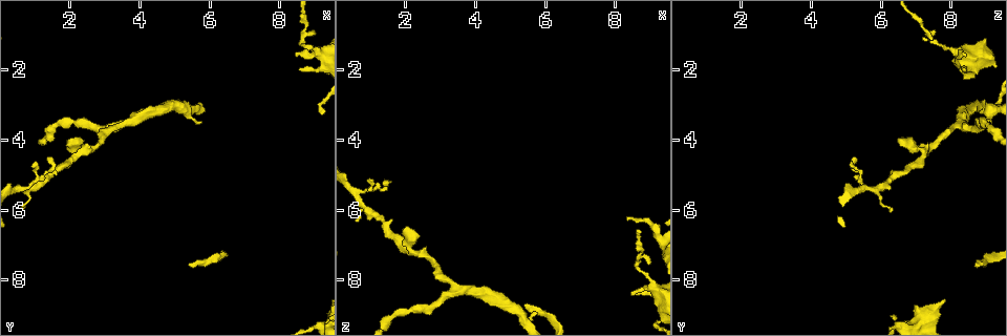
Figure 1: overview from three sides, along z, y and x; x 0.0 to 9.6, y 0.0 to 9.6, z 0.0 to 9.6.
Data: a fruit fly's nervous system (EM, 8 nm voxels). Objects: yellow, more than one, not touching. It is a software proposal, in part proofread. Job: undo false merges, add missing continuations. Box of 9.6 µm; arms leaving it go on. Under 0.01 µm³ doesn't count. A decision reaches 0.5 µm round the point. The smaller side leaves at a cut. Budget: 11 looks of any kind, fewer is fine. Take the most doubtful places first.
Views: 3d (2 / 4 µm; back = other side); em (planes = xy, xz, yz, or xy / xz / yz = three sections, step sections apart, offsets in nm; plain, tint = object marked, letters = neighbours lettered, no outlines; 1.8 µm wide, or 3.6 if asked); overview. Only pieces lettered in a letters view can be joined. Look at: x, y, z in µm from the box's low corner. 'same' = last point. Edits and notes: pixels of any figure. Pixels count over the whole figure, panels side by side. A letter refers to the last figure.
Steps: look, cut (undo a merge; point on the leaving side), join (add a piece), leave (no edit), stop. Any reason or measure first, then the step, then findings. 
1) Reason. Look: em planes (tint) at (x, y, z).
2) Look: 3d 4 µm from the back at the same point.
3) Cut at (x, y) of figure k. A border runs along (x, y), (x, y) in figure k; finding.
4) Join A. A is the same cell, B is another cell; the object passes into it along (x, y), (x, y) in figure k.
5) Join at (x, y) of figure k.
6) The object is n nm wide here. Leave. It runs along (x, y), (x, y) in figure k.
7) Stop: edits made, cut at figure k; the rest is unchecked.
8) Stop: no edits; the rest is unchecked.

Branch stops here. Look: 3d 4 µm from the back at (5.50, 7.60, 8.65).

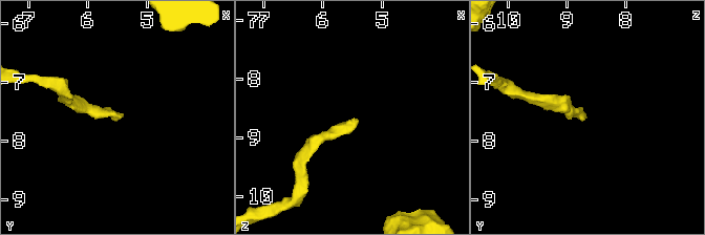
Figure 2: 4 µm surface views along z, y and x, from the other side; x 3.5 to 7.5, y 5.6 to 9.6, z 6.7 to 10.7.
Shape alone is not enough. Look: em planes (letters) at (5.45, 7.55, 8.65).

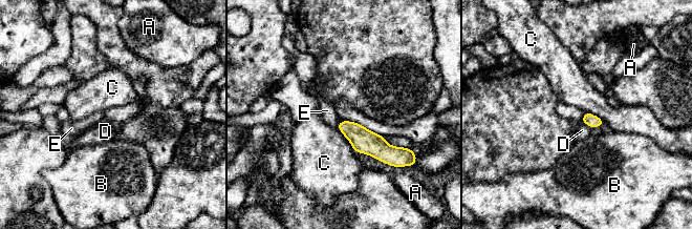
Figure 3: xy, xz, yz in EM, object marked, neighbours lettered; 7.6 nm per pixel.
The object is 100 nm wide here. Join at (582, 130) of figure 3. D is the same cell, A, B, C and E are other cells; the neuron continues.

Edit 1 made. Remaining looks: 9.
Thick turns thin. Look: 3d 4 µm from the back at (2.20, 4.45, 7.25).

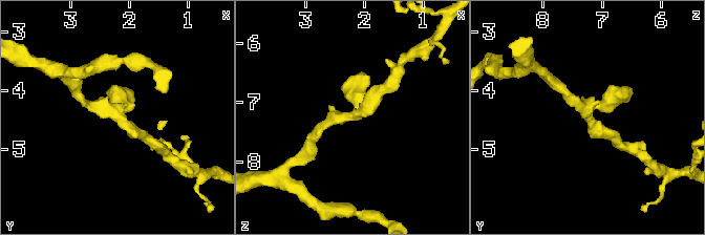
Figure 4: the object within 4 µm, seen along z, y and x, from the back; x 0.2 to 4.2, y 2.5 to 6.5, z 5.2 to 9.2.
Now the EM. Look: em xy step 8 (tint) at (2.25, 4.40, 7.25).

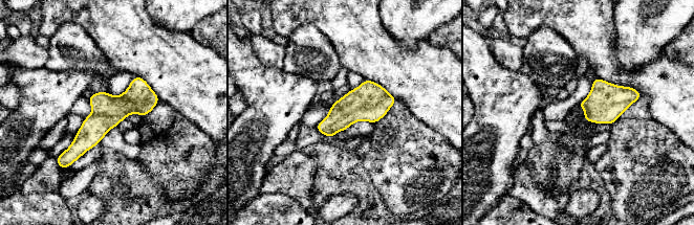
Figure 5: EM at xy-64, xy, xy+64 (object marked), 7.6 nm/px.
Look: em yz step 4 (letters) at the same point.

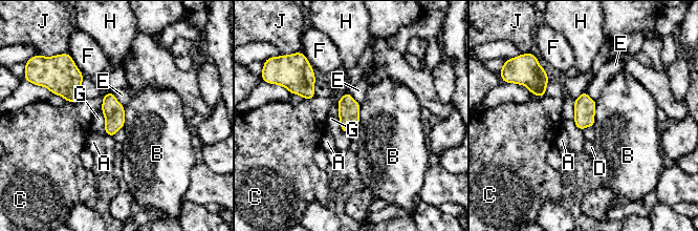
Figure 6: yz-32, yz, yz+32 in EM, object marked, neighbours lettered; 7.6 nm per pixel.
The object is 160 nm wide here. Leave. A, B, C, D, E, F, G, H and J are other cells; a border runs along (596, 101), (594, 124), (592, 126) in figure 6; one neuron here.

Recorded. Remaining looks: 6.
Three-way junction. Look: em planes (tint) at (0.65, 5.40, 5.45).

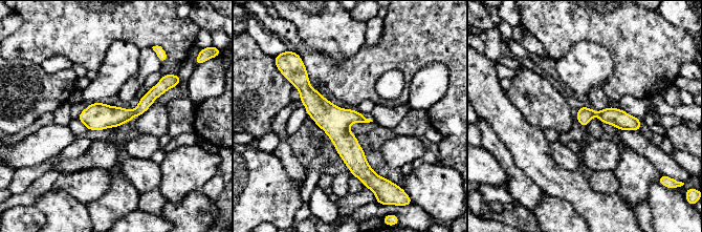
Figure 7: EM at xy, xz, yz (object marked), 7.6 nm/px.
See the neighbours. Look: em planes (letters) at the same point.

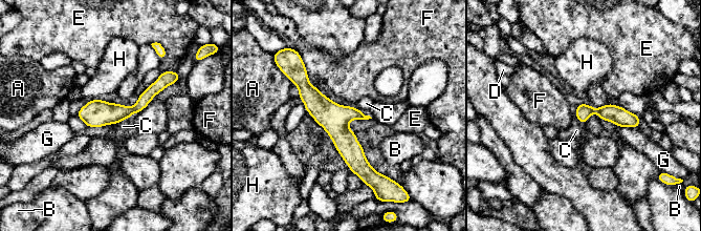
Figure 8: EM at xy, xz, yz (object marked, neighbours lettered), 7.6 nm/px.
The longest contact is with F, 260 nm. Leave. A, B, C, D, E, F, G and H are other cells; it runs along (304, 71), (306, 91), (365, 175) in figure 8; all the same neuron.

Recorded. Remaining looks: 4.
Free end. Look: em xy step 8 (letters) at (8.55, 2.05, 8.35).

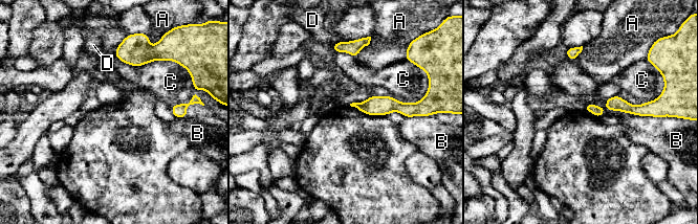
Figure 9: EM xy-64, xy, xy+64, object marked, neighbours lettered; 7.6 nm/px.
Leave. A, B, C and D are other cells; a border runs along (605, 99), (610, 110), (653, 117) in figure 9; none of them fits.

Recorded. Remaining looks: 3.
Stop: edits made, join at figure 3; the rest is unchecked.

